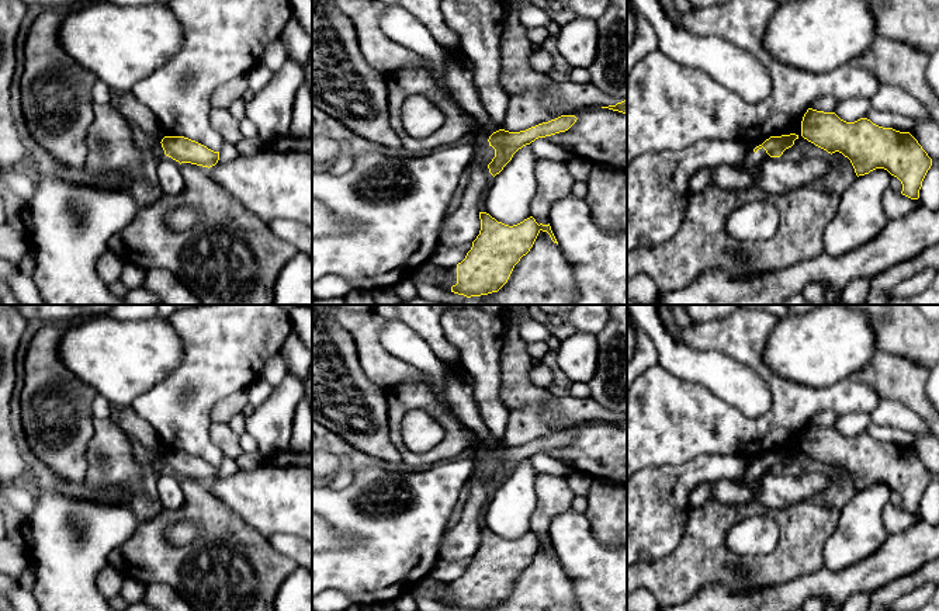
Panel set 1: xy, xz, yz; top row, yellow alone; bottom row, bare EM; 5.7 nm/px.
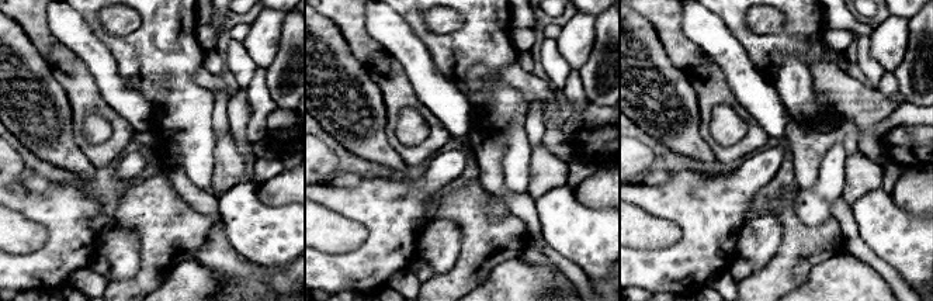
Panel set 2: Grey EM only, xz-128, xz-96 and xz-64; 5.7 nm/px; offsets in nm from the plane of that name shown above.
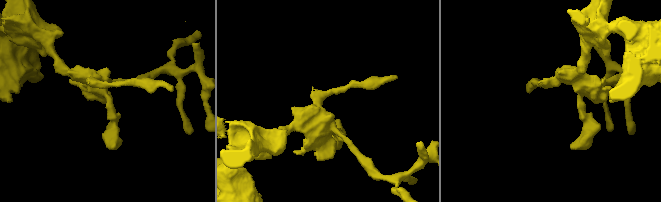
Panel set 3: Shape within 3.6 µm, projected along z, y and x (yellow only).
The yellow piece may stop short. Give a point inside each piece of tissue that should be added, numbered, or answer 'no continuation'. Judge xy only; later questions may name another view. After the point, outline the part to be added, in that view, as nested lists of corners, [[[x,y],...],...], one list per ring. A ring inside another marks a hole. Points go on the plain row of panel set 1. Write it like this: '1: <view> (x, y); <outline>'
no continuation

